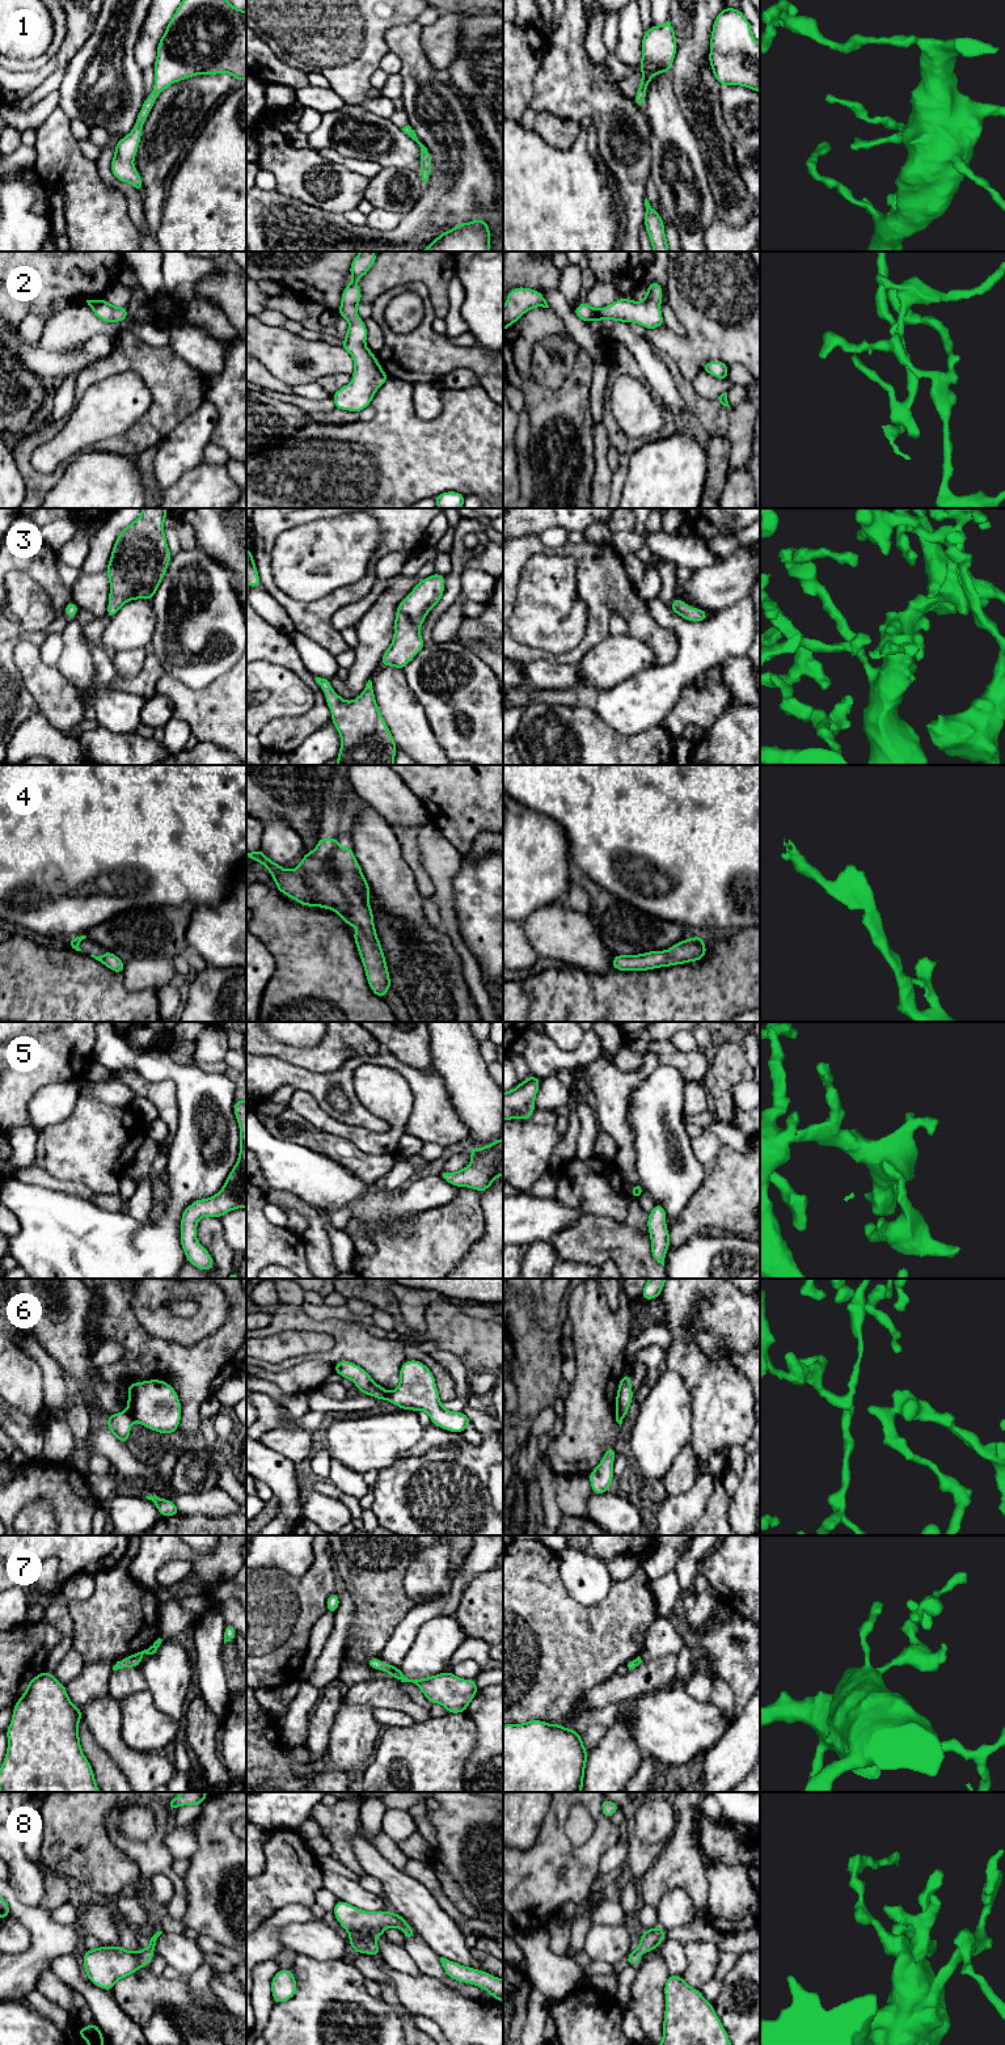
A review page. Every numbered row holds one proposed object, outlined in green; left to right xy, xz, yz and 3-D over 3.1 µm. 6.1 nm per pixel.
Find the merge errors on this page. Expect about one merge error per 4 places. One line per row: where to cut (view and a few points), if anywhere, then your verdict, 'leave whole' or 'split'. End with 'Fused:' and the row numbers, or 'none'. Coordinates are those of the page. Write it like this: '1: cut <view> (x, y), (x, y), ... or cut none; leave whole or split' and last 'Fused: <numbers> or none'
1: cut none; leave whole
2: cut none; leave whole
3: cut none; leave whole
4: cut none; leave whole
5: cut none; leave whole
6: cut xy (127, 1408), (134, 1419); split
7: cut none; leave whole
8: cut none; leave whole
Fused: 6

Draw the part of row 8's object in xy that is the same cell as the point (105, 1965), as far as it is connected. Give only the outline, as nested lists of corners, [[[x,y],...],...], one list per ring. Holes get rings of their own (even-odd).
[[[157,1931],[149,1940],[148,1948],[138,1952],[123,1949],[122,1947],[102,1945],[88,1949],[83,1961],[88,1979],[106,1991],[111,1991],[117,1981],[138,1972],[151,1962],[157,1938],[162,1931]]]

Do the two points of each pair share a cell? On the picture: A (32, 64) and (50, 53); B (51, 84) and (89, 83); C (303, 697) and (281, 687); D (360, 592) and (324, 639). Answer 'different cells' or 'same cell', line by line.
A: same cell
B: different cells
C: same cell
D: same cell

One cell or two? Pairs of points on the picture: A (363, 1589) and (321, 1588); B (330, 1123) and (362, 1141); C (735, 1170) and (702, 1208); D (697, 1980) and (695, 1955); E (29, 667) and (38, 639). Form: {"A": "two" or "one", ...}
{"A": "two", "B": "one", "C": "one", "D": "one", "E": "two"}

